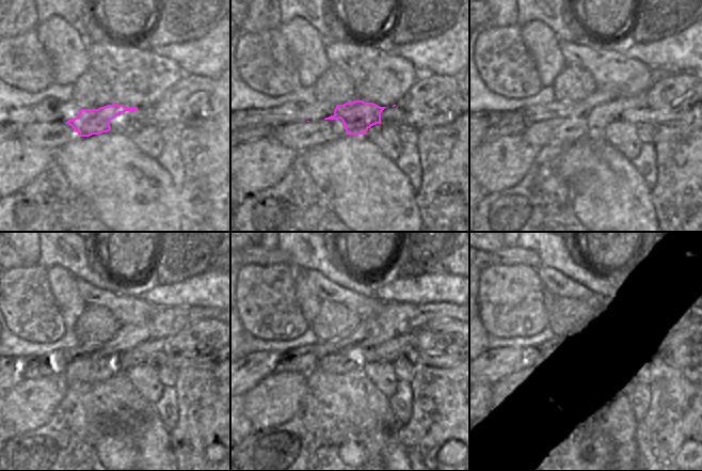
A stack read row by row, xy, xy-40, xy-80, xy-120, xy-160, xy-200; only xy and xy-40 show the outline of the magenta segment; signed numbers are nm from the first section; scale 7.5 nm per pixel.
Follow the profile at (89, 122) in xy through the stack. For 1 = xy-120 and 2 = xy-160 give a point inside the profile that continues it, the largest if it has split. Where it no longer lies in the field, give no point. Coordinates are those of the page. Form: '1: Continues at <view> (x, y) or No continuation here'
1: Continues at xy-120 (140, 354)
2: Continues at xy-160 (389, 350).

